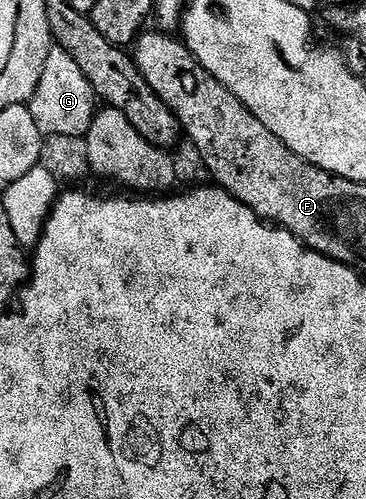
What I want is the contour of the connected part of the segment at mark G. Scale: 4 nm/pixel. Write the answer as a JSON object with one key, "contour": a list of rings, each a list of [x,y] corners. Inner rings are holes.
{"contour":[[[54,45],[47,57],[46,69],[43,70],[38,89],[28,106],[45,138],[52,136],[85,138],[98,110],[98,98],[74,58],[62,47]]]}

